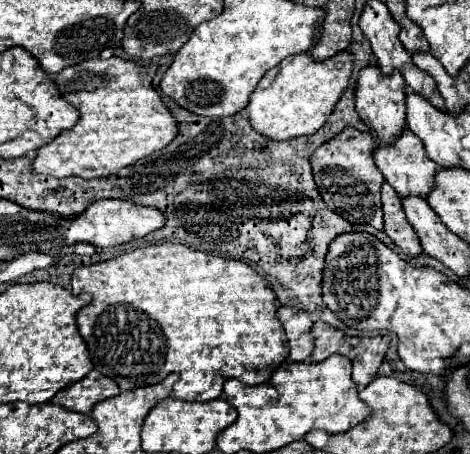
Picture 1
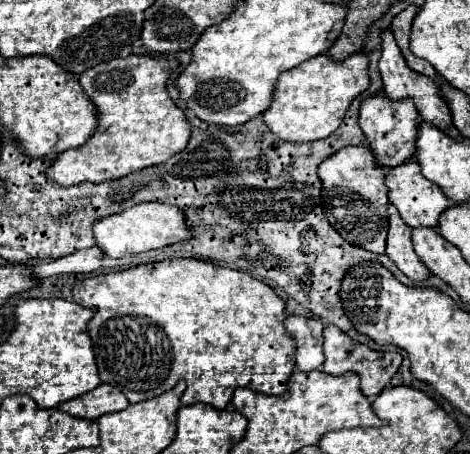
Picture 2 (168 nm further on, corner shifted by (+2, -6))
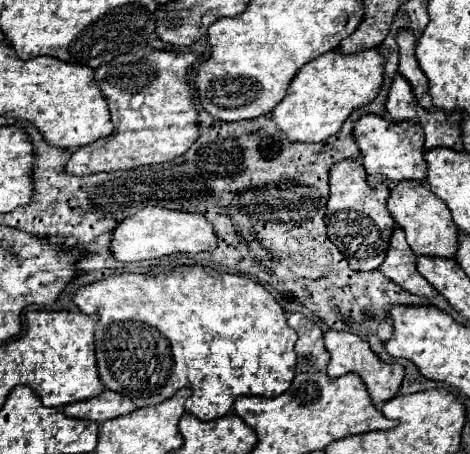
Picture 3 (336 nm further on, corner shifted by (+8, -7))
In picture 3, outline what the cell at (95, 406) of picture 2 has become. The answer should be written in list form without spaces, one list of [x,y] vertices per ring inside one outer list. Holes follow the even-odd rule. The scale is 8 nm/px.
[[[104,390],[102,394],[82,400],[82,402],[72,402],[68,406],[62,408],[62,412],[70,418],[86,418],[92,422],[102,424],[104,420],[110,418],[118,418],[124,414],[134,412],[136,406],[132,404],[132,400],[128,400],[128,396],[120,396],[118,392],[112,390]]]

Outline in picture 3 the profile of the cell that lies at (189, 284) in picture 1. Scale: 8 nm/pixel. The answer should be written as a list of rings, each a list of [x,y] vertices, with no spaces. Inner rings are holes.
[[[174,266],[159,267],[149,274],[124,273],[118,276],[108,276],[104,280],[80,286],[74,294],[74,304],[84,312],[92,314],[96,312],[100,316],[94,336],[96,336],[96,364],[98,364],[98,374],[102,384],[108,390],[120,392],[128,396],[138,408],[142,406],[154,406],[170,398],[178,388],[190,388],[192,396],[186,400],[186,412],[200,418],[200,420],[216,420],[224,414],[230,412],[236,396],[280,396],[286,392],[296,376],[296,354],[294,354],[294,342],[296,342],[296,332],[286,324],[286,314],[282,306],[276,302],[276,298],[260,284],[254,282],[252,278],[240,276],[240,274],[228,274],[228,272],[218,272],[210,266]]]

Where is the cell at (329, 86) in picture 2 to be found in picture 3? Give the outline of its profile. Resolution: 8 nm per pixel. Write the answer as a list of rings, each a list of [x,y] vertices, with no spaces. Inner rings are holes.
[[[374,48],[350,56],[330,50],[298,70],[286,96],[270,112],[270,120],[288,136],[288,140],[322,142],[342,128],[352,110],[376,98],[382,86],[382,72],[382,56],[378,56]]]

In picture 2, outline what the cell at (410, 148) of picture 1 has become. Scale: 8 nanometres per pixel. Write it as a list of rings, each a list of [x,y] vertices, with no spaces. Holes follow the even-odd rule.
[[[406,161],[394,169],[388,171],[386,175],[386,185],[388,185],[388,199],[396,209],[400,211],[402,219],[408,223],[408,227],[438,227],[440,215],[450,207],[448,197],[442,193],[442,189],[428,181],[422,173],[416,161]]]

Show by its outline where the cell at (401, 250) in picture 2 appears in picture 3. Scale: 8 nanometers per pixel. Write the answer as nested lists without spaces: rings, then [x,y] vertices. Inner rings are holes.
[[[400,226],[394,228],[388,254],[378,270],[412,294],[428,296],[428,298],[436,294],[436,288],[432,288],[432,284],[416,270],[416,256],[408,246],[404,238],[404,230]]]

